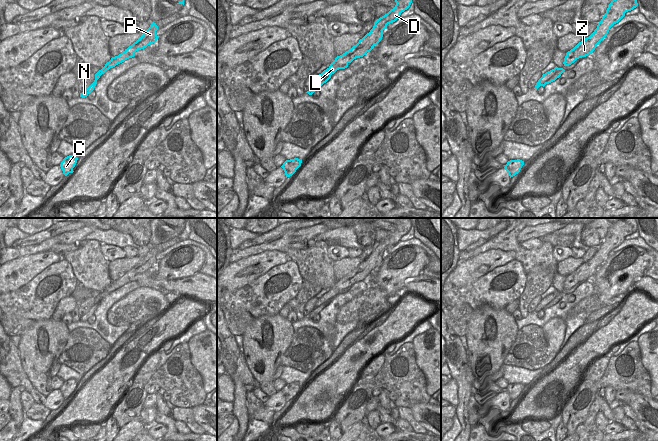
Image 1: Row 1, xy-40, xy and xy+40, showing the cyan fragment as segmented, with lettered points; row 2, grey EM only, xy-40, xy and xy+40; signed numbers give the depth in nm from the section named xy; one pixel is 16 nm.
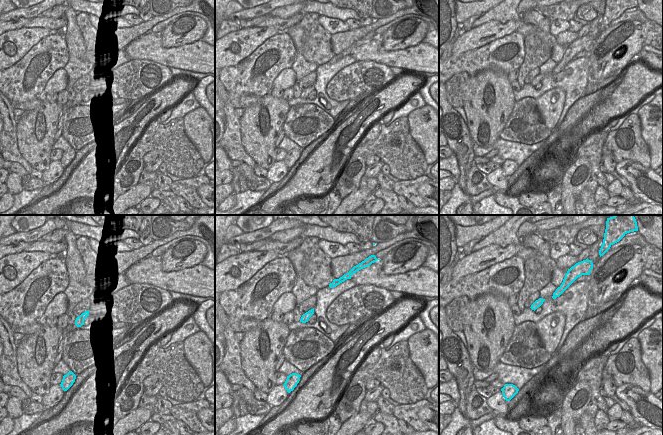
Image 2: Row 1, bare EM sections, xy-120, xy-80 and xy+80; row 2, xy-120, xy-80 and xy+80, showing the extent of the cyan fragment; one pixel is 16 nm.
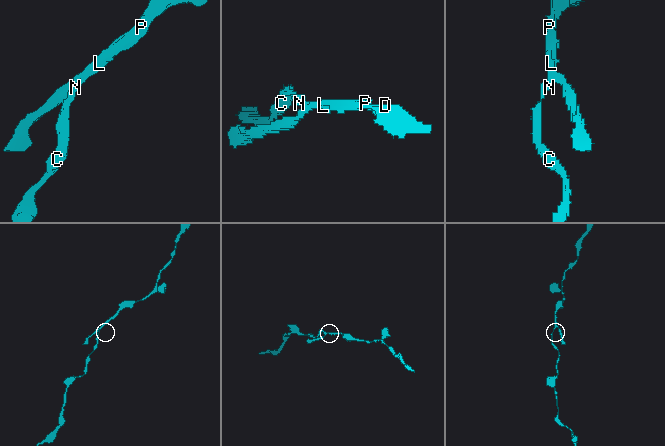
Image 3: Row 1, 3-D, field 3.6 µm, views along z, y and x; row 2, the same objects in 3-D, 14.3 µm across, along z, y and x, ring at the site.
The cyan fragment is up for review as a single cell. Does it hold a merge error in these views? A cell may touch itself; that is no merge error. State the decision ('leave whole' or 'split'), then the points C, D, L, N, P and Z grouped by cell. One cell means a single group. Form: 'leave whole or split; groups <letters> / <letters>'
leave whole; groups C D L N P Z

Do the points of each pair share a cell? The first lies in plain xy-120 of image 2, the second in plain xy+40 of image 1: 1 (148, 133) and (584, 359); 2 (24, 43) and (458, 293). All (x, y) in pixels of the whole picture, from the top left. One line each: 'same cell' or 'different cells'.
1: different cells
2: different cells

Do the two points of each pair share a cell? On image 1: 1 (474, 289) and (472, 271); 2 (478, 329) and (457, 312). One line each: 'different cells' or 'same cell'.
1: different cells
2: different cells

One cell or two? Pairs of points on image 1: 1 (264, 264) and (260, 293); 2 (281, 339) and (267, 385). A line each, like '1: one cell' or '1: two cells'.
1: two cells
2: one cell

